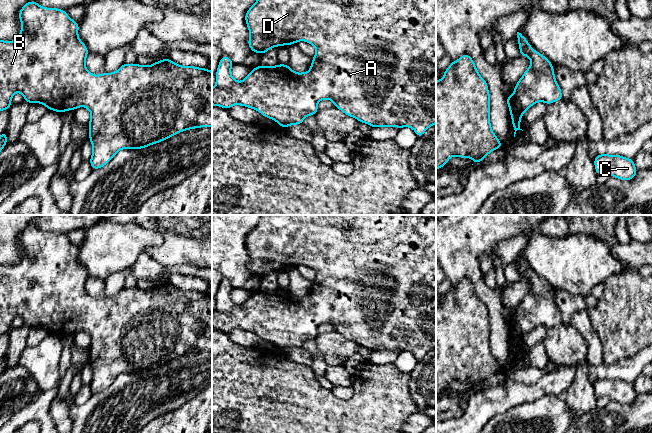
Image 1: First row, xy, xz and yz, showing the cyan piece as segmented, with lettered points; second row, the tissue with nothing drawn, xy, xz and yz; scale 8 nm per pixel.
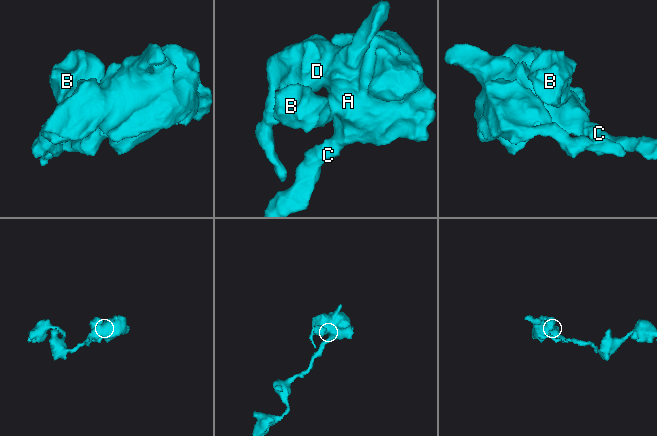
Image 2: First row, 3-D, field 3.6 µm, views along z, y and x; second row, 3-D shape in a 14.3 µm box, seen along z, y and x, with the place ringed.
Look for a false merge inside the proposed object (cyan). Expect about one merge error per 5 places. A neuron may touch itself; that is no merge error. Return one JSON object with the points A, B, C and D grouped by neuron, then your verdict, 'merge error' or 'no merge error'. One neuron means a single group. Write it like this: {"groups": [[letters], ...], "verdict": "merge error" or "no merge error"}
{"groups": [["A", "B", "C", "D"]], "verdict": "no merge error"}

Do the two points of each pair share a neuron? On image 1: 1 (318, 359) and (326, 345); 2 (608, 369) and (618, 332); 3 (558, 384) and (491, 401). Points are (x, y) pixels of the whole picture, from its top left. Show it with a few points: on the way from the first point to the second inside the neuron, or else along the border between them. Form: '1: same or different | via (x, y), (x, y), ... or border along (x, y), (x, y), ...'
1: different | border along (314, 338), (319, 352), (328, 365)
2: different | border along (631, 356), (621, 358), (612, 363), (603, 363)
3: same | via (541, 388), (531, 393), (508, 395)

